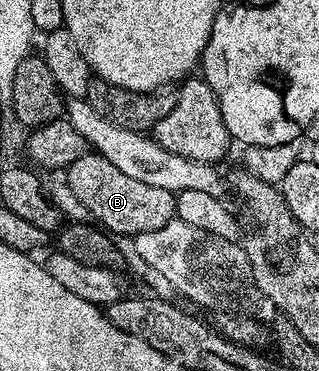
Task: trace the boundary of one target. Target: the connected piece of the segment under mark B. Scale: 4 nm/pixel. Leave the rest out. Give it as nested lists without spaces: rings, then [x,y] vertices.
[[[97,153],[78,157],[78,161],[66,168],[67,175],[66,186],[73,200],[77,204],[80,202],[93,215],[91,218],[113,236],[134,237],[138,233],[148,233],[150,229],[160,229],[176,214],[176,196],[173,192],[134,181],[134,177],[126,177],[122,169],[110,165],[106,157]]]

